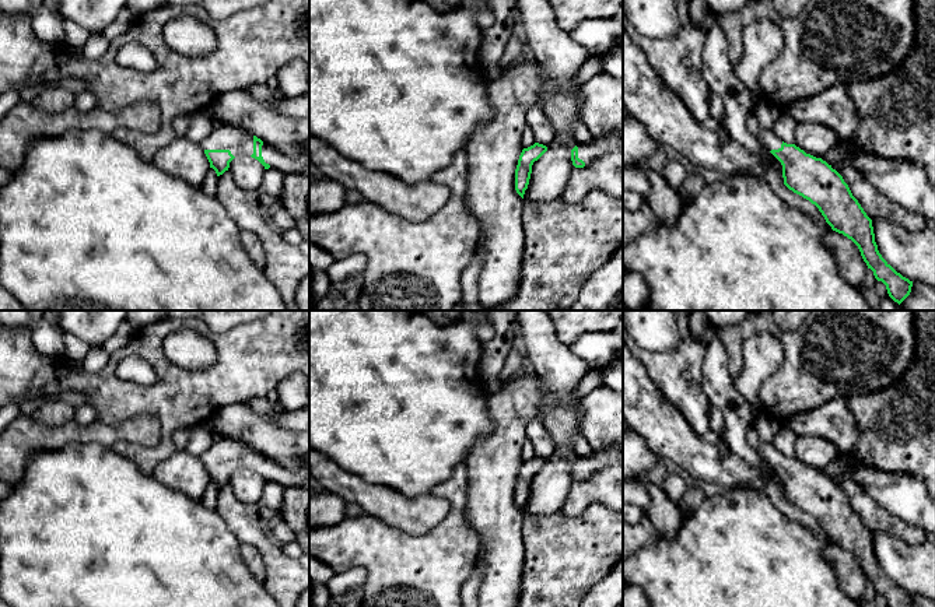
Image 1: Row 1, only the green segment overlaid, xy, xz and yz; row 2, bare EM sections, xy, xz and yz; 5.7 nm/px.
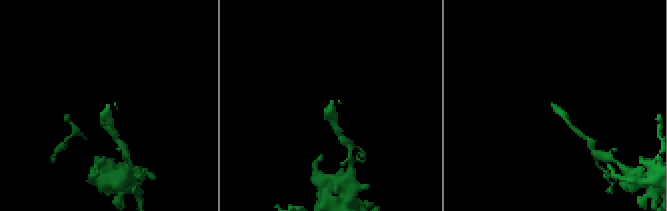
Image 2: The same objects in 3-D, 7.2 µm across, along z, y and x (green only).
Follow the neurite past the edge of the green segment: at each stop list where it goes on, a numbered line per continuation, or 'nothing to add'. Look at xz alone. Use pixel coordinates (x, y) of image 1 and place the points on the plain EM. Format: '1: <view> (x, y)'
1: xz (596, 460)

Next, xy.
1: xy (240, 455)

